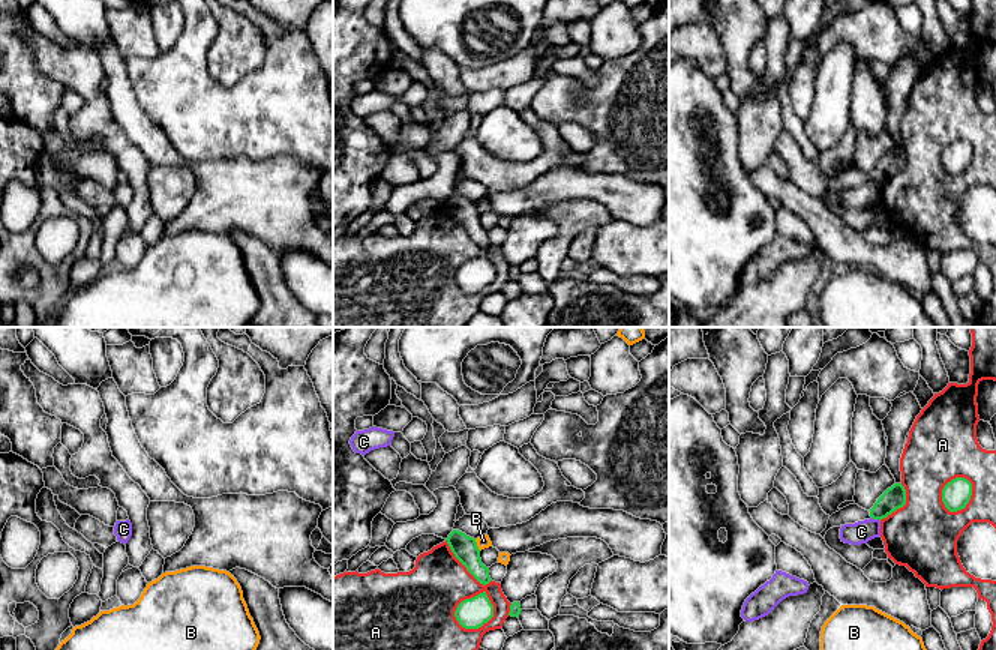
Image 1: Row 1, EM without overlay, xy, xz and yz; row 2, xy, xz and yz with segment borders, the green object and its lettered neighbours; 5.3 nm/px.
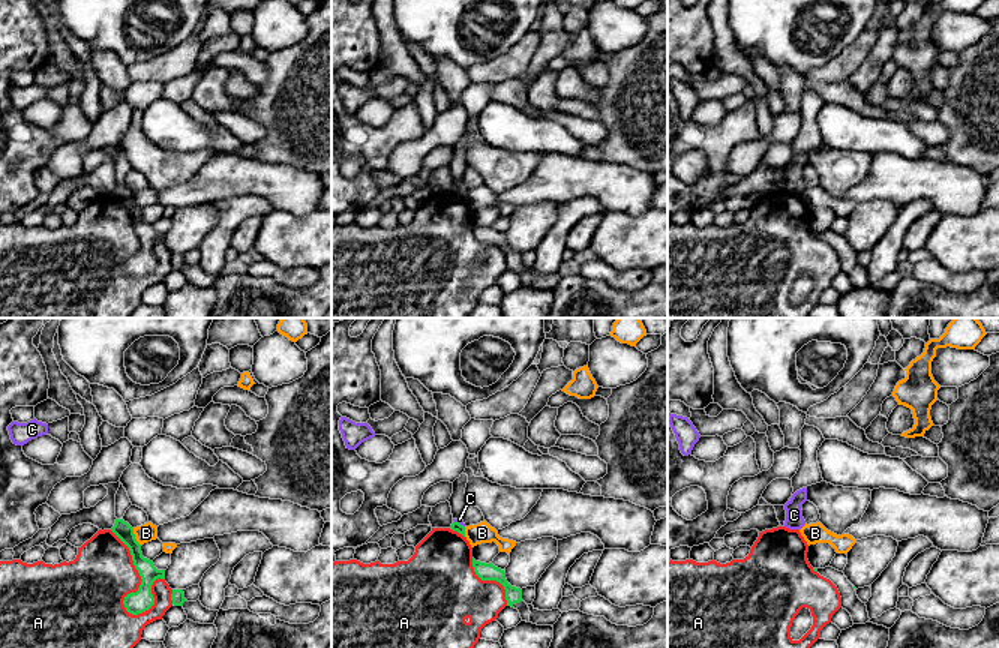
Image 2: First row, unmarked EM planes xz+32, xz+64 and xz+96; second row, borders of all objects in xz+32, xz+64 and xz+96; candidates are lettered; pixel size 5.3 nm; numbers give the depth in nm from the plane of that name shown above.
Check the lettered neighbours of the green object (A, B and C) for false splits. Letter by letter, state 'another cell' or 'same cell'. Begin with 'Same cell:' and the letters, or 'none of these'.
Same cell: none of these
A: another cell
B: another cell
C: another cell

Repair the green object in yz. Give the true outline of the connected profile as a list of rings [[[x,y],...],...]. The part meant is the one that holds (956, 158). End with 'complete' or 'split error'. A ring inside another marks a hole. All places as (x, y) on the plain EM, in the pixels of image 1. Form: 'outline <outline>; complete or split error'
outline [[[956,141],[942,153],[942,165],[950,176],[966,171],[972,159],[972,147],[964,141]]]; complete

